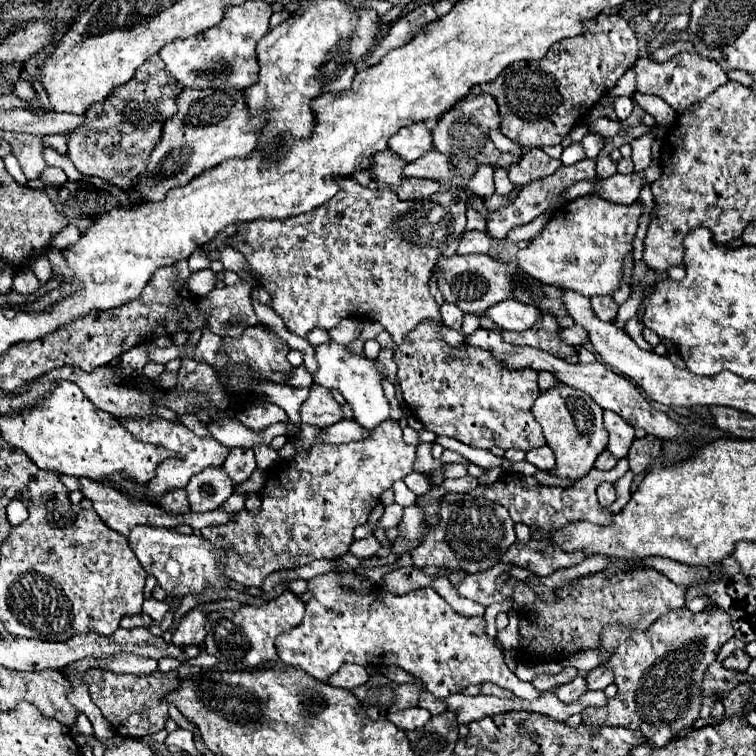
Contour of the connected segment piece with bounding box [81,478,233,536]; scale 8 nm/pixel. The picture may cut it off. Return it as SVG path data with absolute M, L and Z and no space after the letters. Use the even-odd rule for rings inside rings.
M81 478L81 492L85 498L89 498L93 504L95 504L95 512L101 516L101 520L115 532L123 534L123 536L129 536L131 528L133 526L139 526L139 524L147 524L147 526L155 526L155 528L173 528L173 526L179 526L179 524L189 524L191 528L205 528L205 526L219 526L219 524L225 524L233 518L233 514L227 514L223 510L217 510L217 512L203 512L203 514L195 514L195 512L187 512L187 514L171 514L171 512L165 512L161 506L157 504L151 504L147 500L141 500L141 498L135 498L135 496L125 496L123 492L107 486L107 484L99 484L99 482L93 482L89 478Z

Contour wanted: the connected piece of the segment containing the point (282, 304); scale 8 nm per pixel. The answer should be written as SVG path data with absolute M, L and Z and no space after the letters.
M345 178L343 188L339 190L337 196L333 196L333 200L329 200L327 204L323 204L323 208L315 208L315 212L307 212L303 216L291 216L287 220L253 220L251 224L239 224L237 232L233 234L233 246L247 258L249 266L257 272L259 278L267 280L263 286L265 290L271 294L273 298L273 310L283 318L285 326L297 334L297 336L307 336L307 332L315 326L321 326L325 330L337 326L343 318L357 317L360 319L374 319L383 324L383 328L391 334L391 338L395 340L393 346L397 348L403 340L403 336L407 332L411 332L417 324L421 324L423 320L441 320L439 316L439 306L435 304L433 296L429 294L429 278L431 278L431 268L435 266L437 258L445 252L445 248L459 238L459 234L465 230L465 210L467 210L467 192L465 190L445 190L445 192L437 192L431 198L423 198L423 200L407 200L401 202L397 198L397 194L389 188L377 188L371 190L367 186L357 184L351 178Z

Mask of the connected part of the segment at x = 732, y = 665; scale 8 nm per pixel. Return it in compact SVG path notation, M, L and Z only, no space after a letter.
M735 650L731 656L727 656L723 660L723 666L727 669L737 670L737 672L745 672L750 662L751 658L747 656L745 650Z

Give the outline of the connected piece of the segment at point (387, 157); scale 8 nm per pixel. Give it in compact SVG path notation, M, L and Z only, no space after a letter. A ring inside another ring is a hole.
M385 150L379 152L377 156L373 156L373 164L371 164L371 172L377 180L389 184L389 186L399 186L403 180L403 168L407 166L407 162L399 156L395 156L395 152Z

